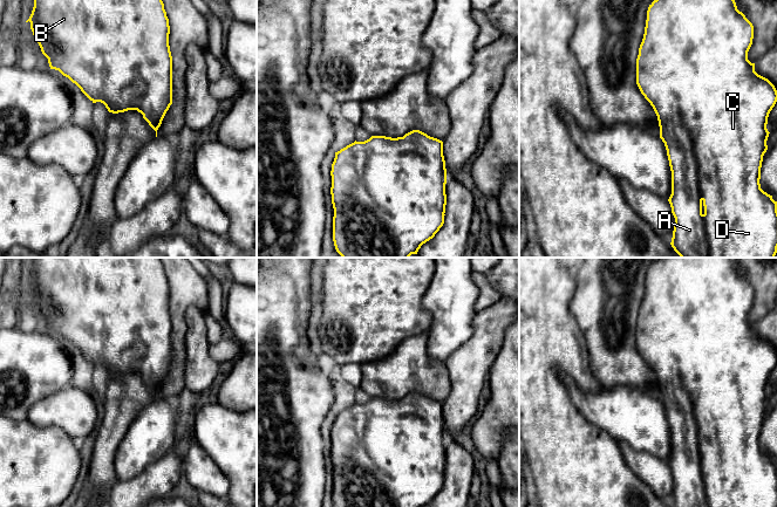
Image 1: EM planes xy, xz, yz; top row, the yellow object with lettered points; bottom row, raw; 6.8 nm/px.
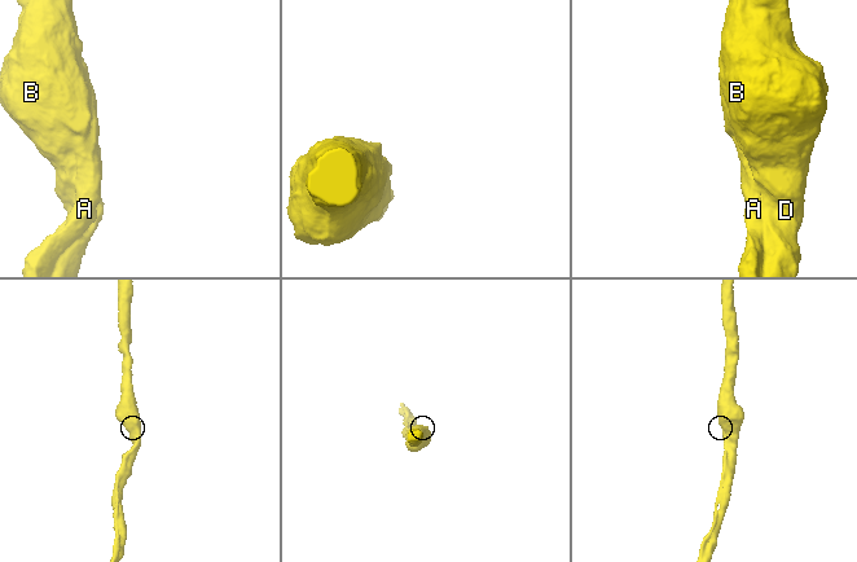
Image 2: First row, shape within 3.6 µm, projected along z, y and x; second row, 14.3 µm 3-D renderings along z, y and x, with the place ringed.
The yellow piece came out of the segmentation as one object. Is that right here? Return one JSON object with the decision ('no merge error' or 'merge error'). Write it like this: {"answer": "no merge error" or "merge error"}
{"answer": "no merge error"}

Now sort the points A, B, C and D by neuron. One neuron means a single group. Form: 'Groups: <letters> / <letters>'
Groups: A B C D

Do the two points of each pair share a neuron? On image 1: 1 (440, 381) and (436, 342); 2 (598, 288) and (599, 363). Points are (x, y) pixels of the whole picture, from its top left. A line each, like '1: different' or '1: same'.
1: different
2: same

